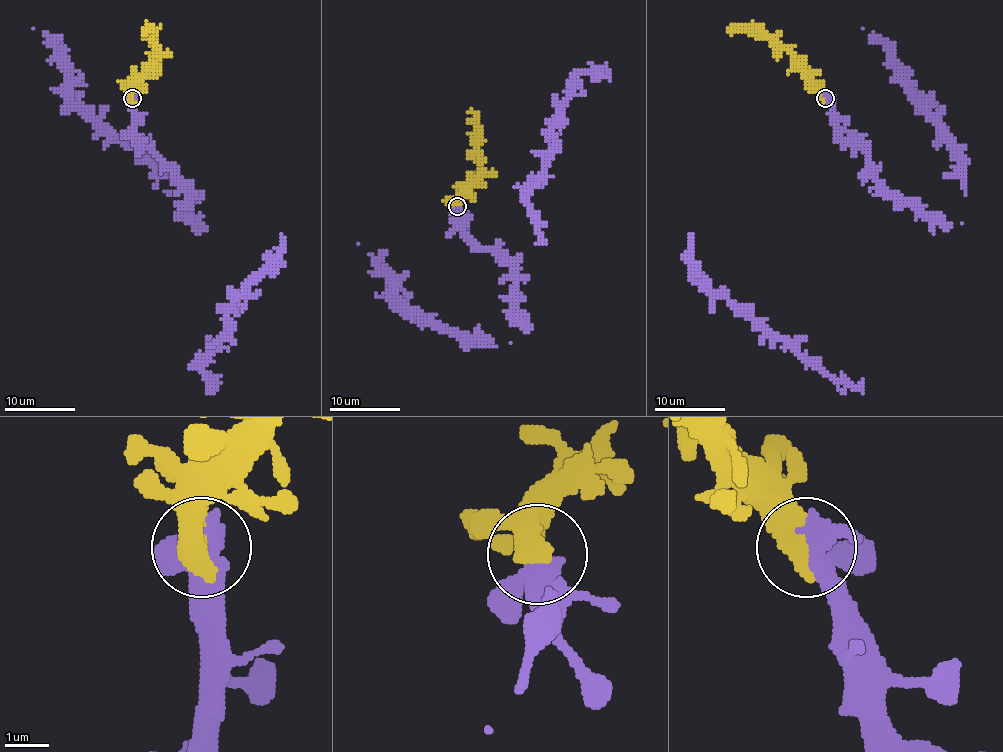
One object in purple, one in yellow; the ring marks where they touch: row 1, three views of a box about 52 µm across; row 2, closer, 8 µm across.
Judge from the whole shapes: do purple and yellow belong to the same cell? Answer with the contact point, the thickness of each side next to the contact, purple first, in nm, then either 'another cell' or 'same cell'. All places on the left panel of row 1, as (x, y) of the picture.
at (132, 98); 360 nm thick on the purple side, 700 nm on the other; same cell

